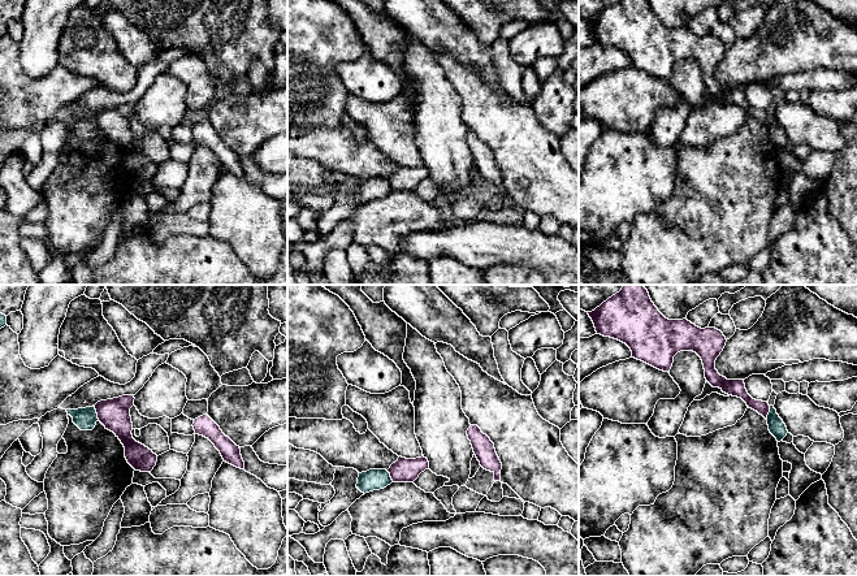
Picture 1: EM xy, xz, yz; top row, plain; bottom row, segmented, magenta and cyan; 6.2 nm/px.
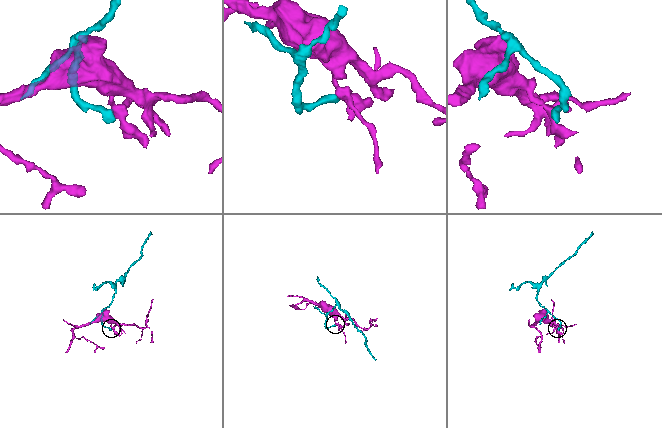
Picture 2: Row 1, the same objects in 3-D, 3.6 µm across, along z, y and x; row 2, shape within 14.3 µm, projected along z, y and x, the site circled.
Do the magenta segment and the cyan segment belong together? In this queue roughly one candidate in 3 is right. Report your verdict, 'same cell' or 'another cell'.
another cell

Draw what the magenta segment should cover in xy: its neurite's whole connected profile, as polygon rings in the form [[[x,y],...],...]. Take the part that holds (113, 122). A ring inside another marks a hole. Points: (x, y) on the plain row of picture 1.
[[[122,104],[100,109],[94,116],[99,130],[105,138],[113,140],[125,156],[127,172],[140,181],[151,181],[157,170],[157,164],[133,147],[133,131],[130,117],[134,114],[134,104]]]

